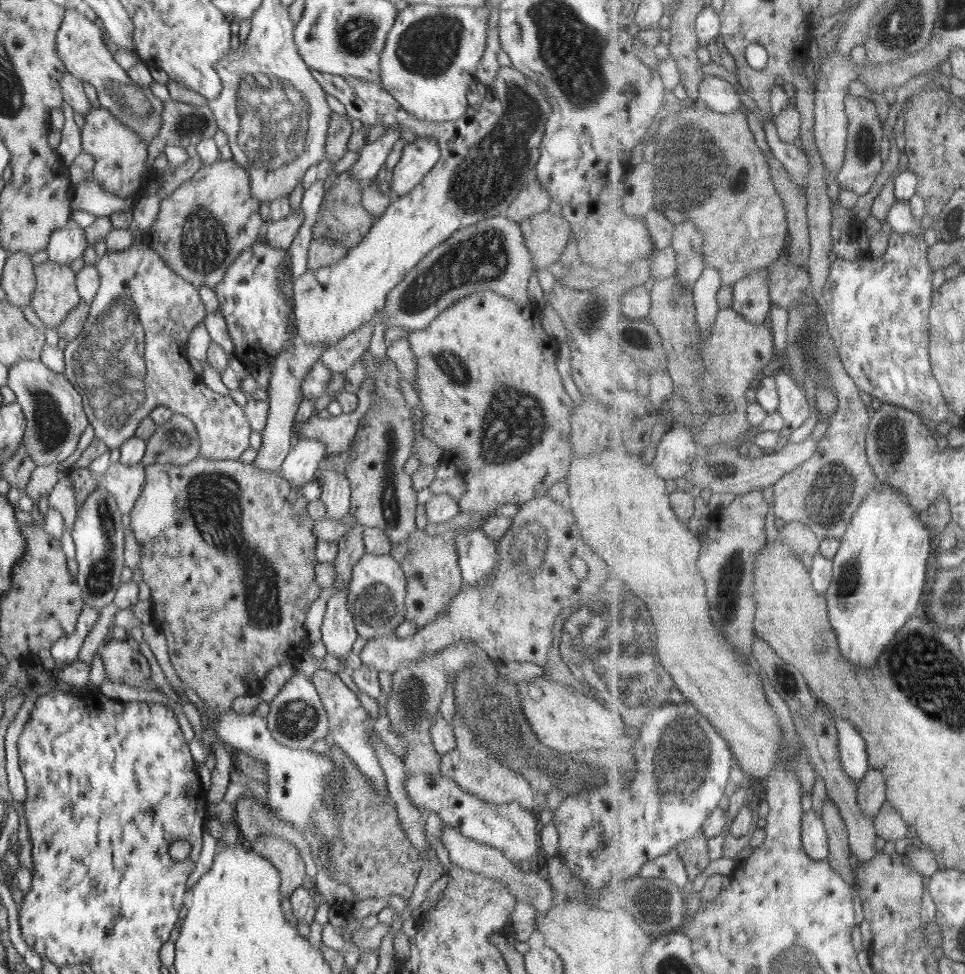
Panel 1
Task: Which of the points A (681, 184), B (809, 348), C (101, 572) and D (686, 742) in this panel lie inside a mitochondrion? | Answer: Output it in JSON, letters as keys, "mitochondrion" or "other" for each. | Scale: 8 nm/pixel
{"A":"mitochondrion","B":"mitochondrion","C":"mitochondrion","D":"mitochondrion"}

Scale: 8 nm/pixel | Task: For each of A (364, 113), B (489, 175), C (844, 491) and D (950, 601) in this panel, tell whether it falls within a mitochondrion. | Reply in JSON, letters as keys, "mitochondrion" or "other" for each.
{"A":"other","B":"mitochondrion","C":"mitochondrion","D":"mitochondrion"}

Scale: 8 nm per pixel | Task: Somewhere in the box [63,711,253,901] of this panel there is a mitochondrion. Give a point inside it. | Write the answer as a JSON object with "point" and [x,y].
{"point":[126,854]}

